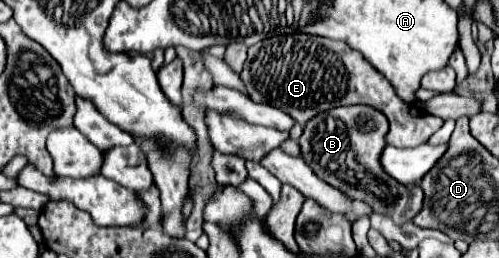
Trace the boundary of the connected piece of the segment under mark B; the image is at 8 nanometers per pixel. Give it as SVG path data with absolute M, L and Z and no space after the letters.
M371 105L333 107L329 111L315 115L305 125L303 135L299 137L299 147L301 157L319 179L341 189L353 199L369 203L373 211L385 213L393 217L395 223L401 225L411 221L421 211L423 191L421 187L411 187L407 191L405 185L397 183L383 171L379 155L385 149L387 129L389 129L387 117L381 111L373 109Z

